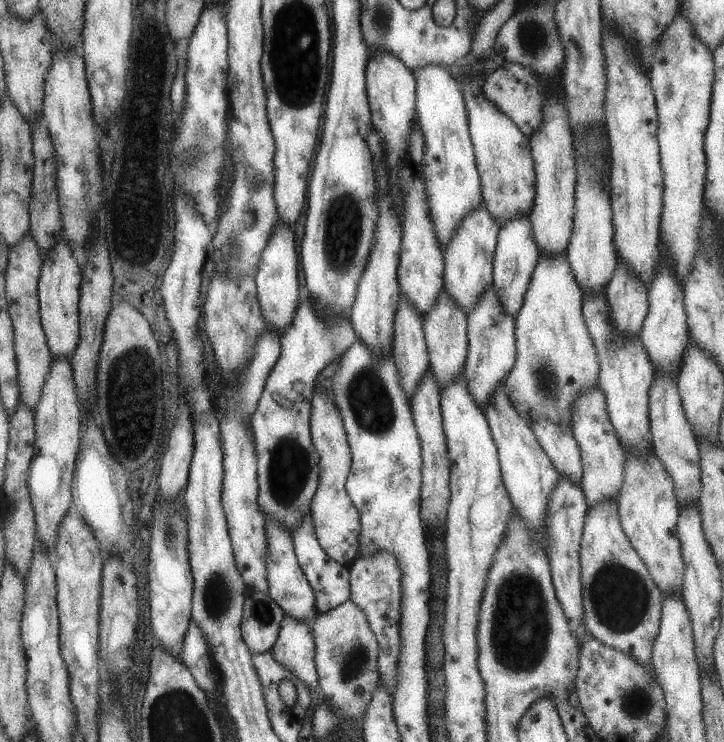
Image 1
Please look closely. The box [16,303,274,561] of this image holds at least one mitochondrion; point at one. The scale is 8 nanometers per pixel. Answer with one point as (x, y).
(120, 388)

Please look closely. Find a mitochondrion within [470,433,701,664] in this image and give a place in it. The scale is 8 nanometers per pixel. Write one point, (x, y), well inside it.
(620, 598)

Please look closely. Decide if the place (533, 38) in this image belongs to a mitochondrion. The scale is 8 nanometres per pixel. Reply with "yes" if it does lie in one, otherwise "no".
yes

